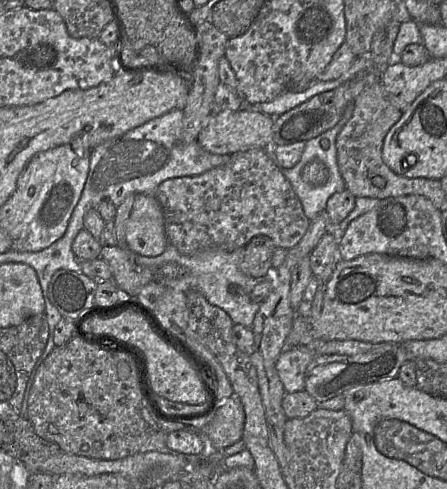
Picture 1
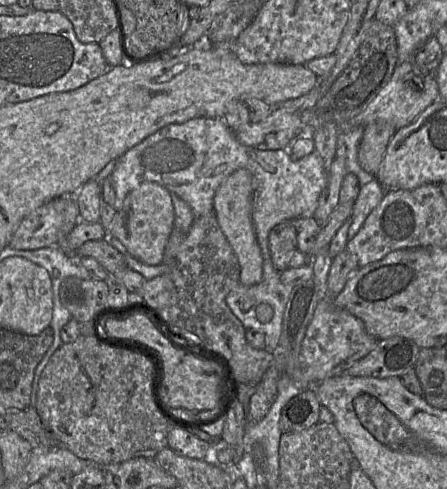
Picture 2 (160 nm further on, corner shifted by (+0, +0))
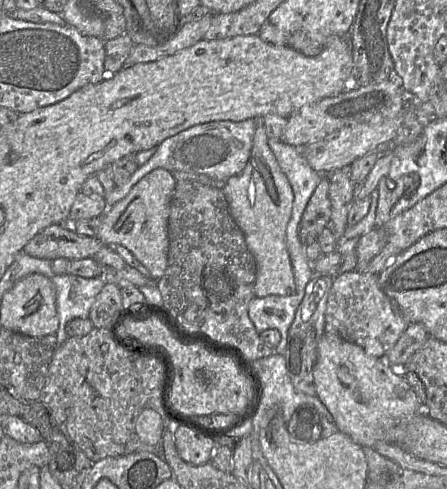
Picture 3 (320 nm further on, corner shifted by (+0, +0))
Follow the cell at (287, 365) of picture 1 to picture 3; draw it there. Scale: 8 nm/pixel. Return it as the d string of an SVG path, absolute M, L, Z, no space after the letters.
M353 270L333 278L325 312L325 333L336 334L362 347L368 355L381 358L396 344L409 324L381 289L378 274Z

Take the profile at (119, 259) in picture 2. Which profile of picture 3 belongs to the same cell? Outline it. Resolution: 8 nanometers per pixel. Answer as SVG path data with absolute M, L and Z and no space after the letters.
M55 224L39 232L22 252L49 261L58 258L72 261L93 258L103 246L98 238L79 235L72 226Z

